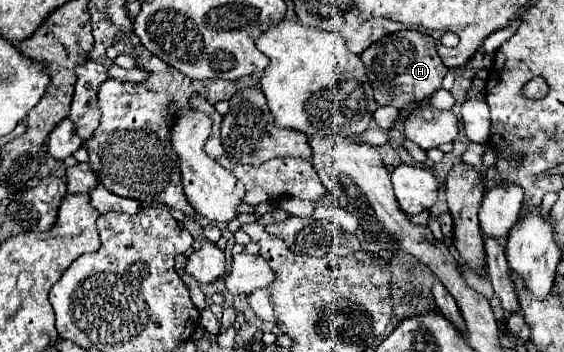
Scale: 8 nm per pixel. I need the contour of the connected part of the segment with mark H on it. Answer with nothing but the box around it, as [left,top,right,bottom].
[361,30,447,110]

